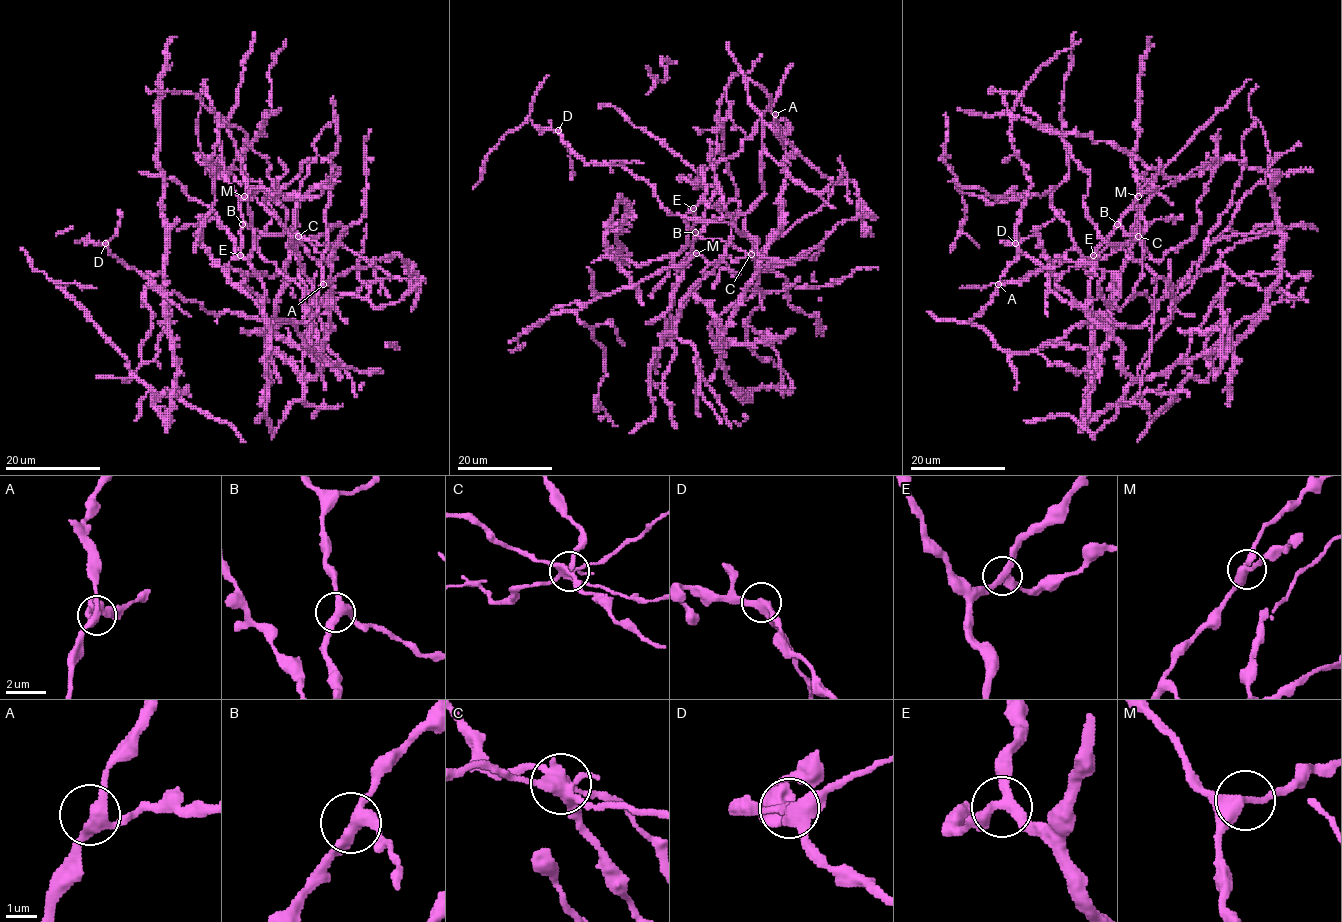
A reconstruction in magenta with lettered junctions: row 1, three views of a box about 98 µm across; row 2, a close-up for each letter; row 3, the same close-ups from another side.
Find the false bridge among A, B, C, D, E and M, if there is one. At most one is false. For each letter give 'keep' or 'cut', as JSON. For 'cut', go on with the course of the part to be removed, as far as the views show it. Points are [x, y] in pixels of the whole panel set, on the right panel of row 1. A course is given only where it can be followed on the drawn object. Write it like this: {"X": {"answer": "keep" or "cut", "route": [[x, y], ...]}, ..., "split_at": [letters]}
{"A": {"answer": "keep"}, "B": {"answer": "keep"}, "C": {"answer": "cut", "route": [[1138, 236], [1145, 227], [1142, 211], [1155, 194], [1229, 152]]}, "D": {"answer": "keep"}, "E": {"answer": "keep"}, "M": {"answer": "keep"}, "split_at": ["C"]}

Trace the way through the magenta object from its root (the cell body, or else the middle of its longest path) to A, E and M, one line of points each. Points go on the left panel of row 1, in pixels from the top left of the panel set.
A: (291, 235), (341, 245), (374, 267), (381, 267), (381, 261), (374, 259), (323, 284)
E: (291, 235), (261, 234), (245, 224), (240, 232), (240, 255)
M: (291, 235), (261, 234), (250, 228), (240, 211), (240, 200), (244, 196)

